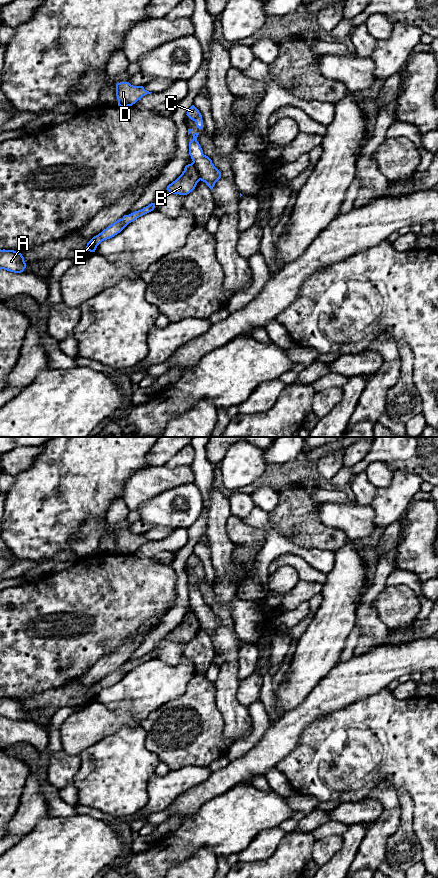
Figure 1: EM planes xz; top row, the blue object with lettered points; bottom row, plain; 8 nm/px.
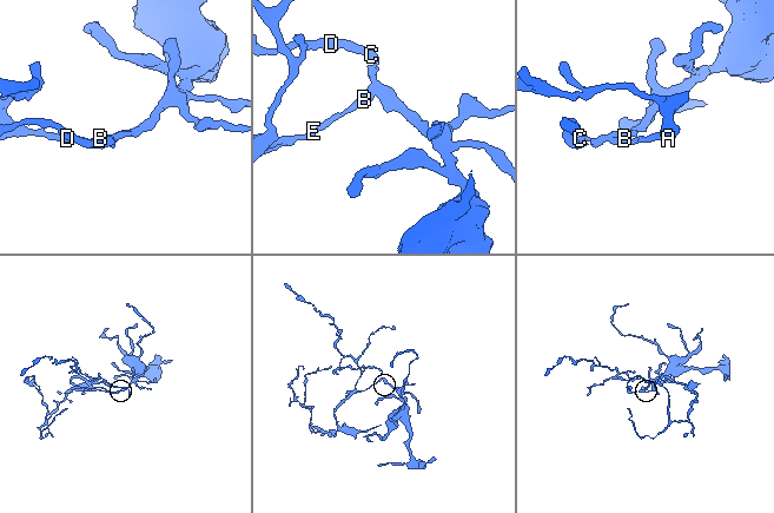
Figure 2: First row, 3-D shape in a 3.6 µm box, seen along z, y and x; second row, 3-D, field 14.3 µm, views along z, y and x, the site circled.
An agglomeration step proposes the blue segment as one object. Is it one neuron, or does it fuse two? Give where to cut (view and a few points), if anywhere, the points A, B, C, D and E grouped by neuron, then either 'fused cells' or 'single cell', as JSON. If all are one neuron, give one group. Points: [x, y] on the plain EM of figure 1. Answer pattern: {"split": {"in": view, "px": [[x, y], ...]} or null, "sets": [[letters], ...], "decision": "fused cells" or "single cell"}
{"split": {"in": "xz", "px": [[193, 609], [200, 627]]}, "sets": [["A", "B", "E"], ["C", "D"]], "decision": "fused cells"}

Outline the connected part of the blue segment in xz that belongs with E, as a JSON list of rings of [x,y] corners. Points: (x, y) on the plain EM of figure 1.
[[[151,651],[141,658],[135,659],[129,663],[124,663],[122,667],[117,668],[101,681],[94,684],[86,694],[86,697],[90,700],[95,700],[97,694],[104,688],[110,687],[120,681],[129,671],[135,669],[137,666],[153,659],[155,656],[155,651]]]

